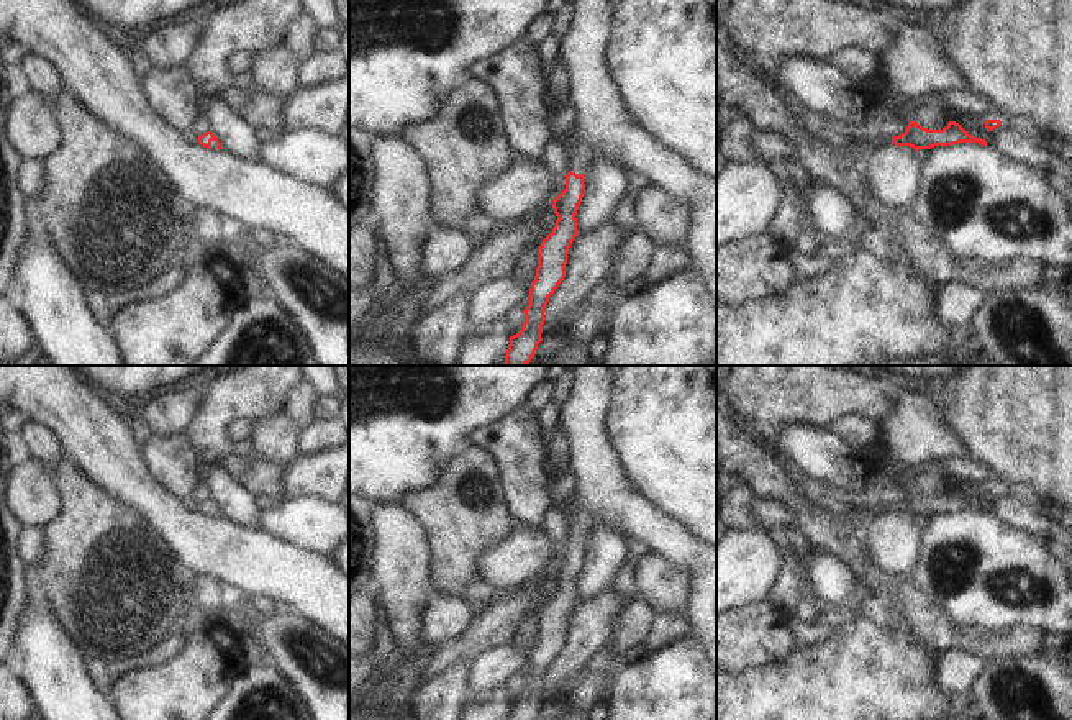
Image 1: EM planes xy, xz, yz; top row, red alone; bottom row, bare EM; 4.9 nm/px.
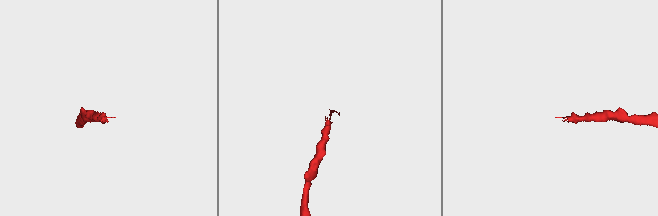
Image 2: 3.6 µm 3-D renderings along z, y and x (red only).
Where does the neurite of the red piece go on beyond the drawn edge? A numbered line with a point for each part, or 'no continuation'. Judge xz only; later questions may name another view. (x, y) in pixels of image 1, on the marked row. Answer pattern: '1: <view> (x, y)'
1: xz (602, 118)

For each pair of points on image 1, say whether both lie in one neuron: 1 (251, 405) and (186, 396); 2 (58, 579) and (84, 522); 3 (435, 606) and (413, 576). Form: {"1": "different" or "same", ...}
{"1": "different", "2": "same", "3": "different"}

